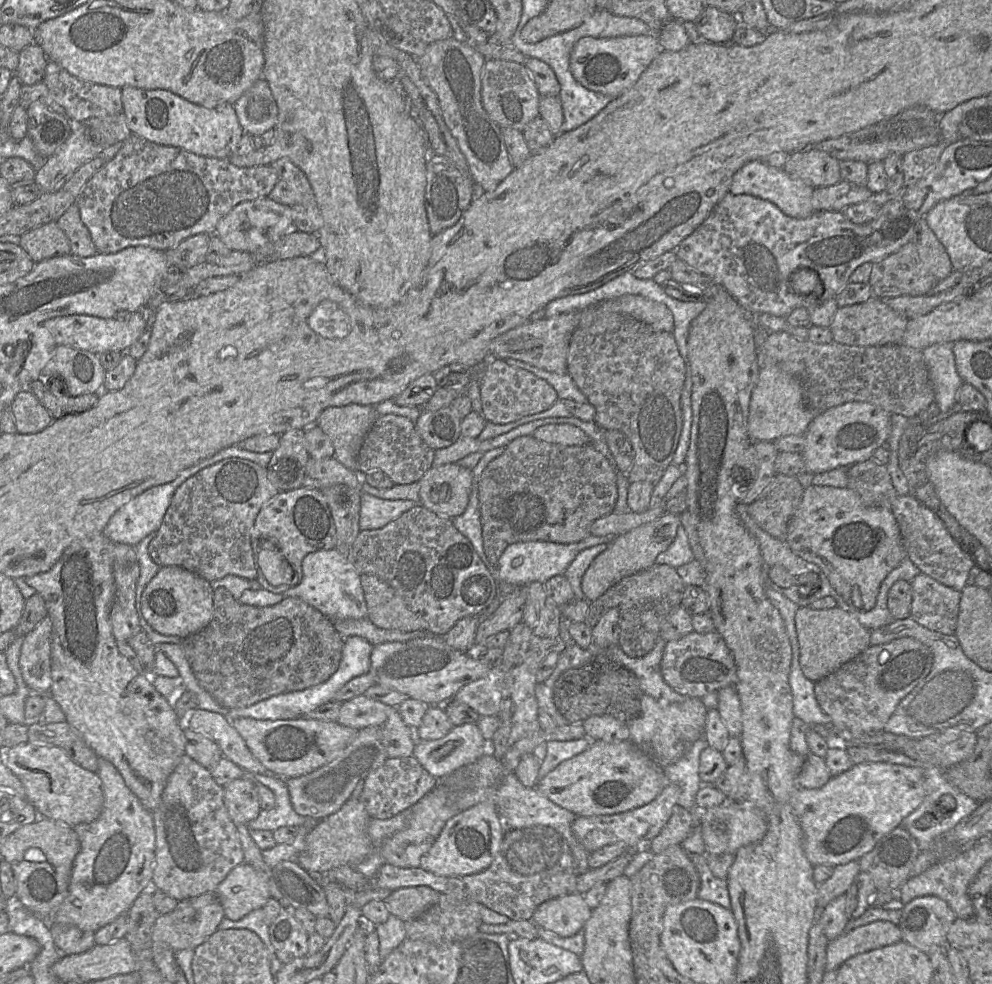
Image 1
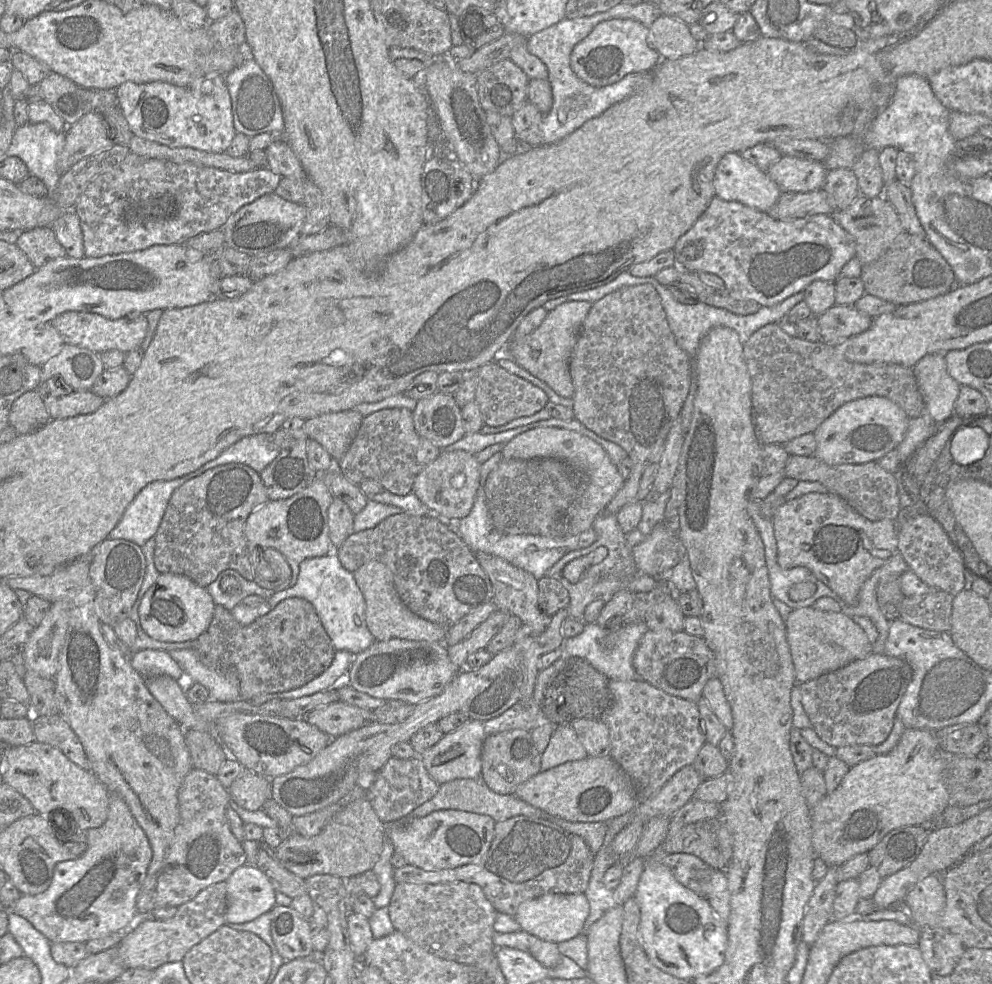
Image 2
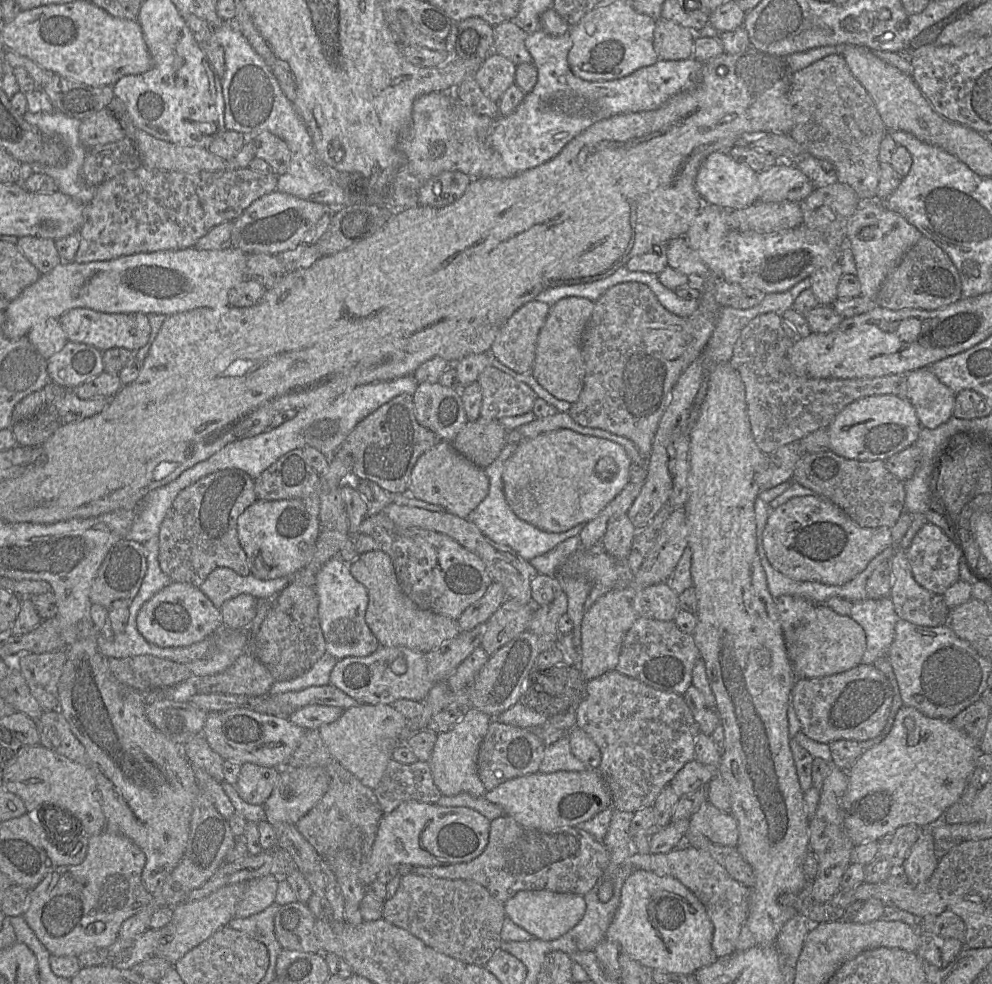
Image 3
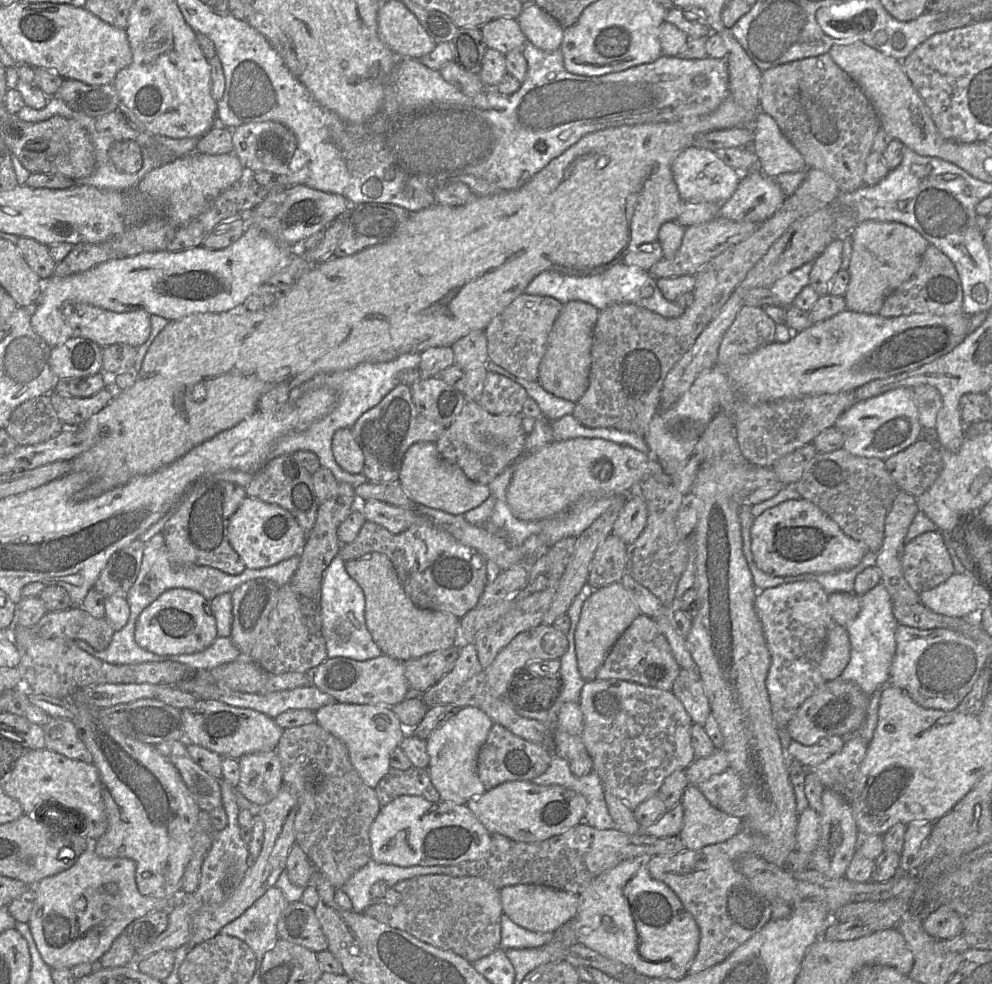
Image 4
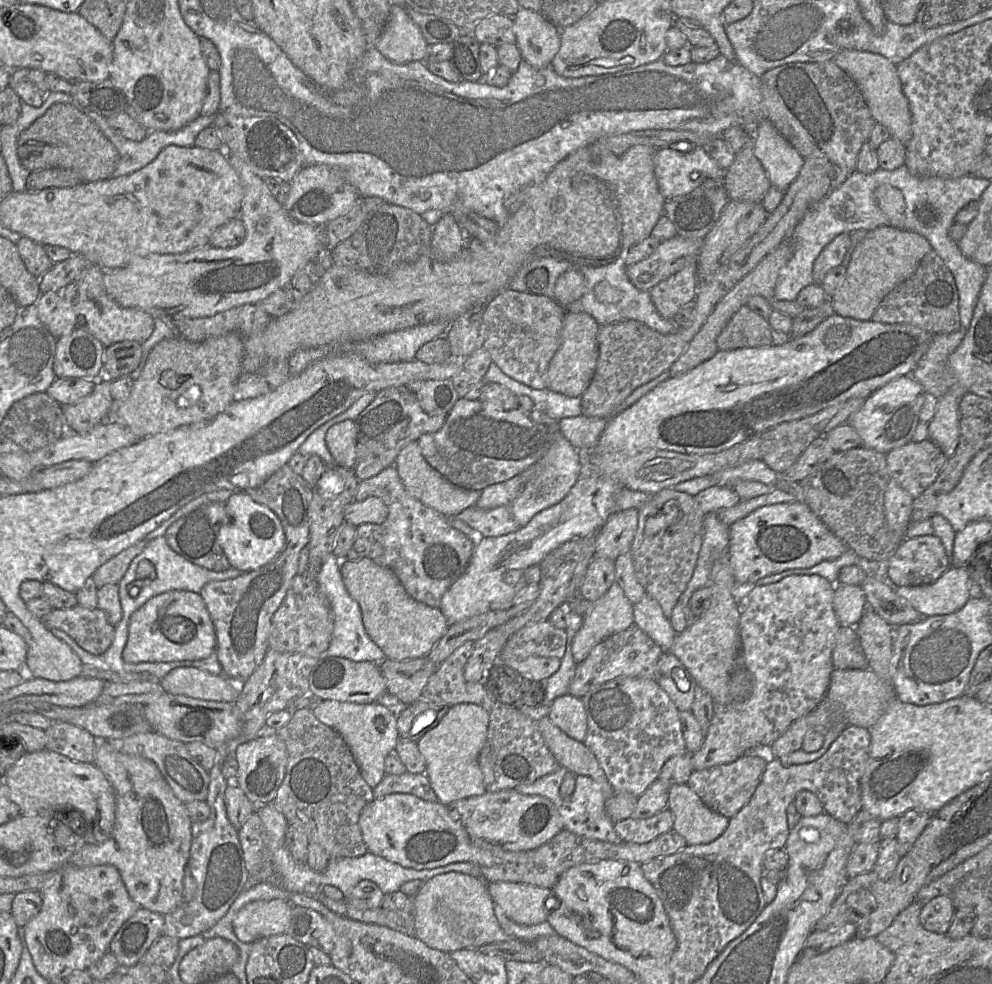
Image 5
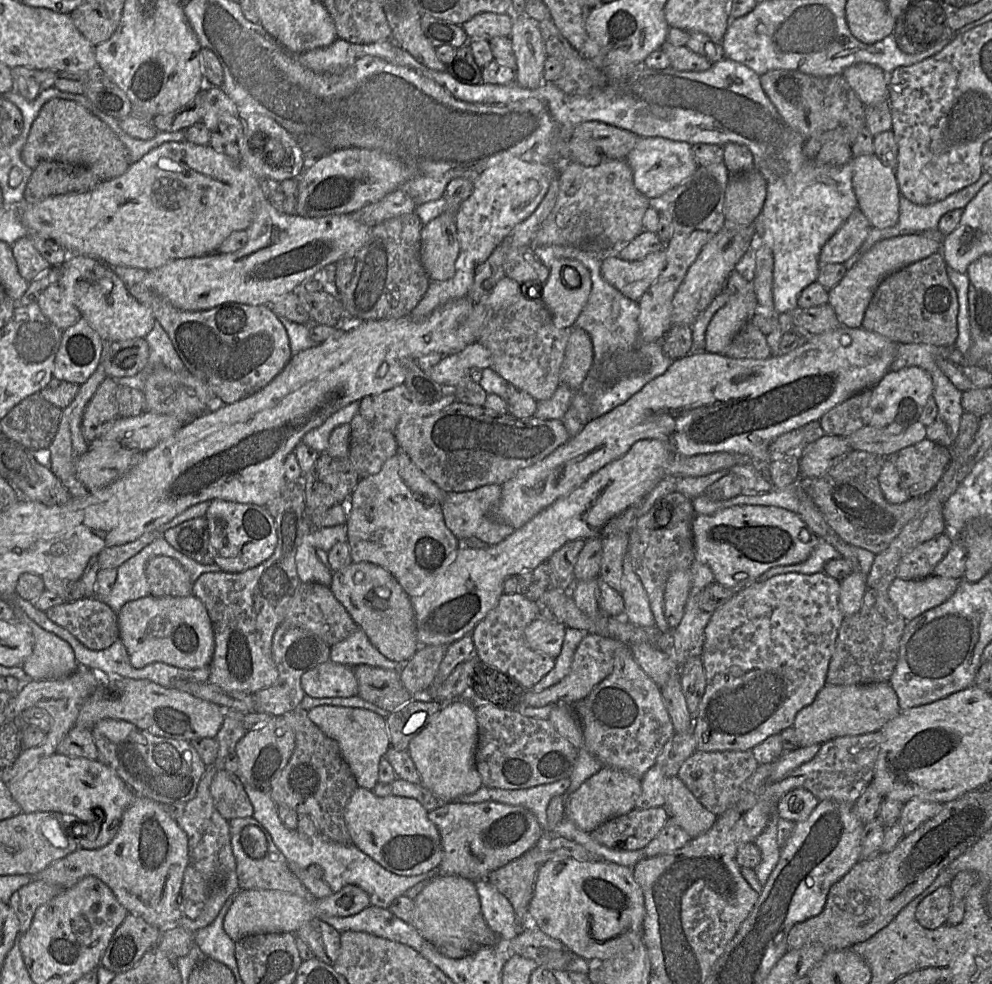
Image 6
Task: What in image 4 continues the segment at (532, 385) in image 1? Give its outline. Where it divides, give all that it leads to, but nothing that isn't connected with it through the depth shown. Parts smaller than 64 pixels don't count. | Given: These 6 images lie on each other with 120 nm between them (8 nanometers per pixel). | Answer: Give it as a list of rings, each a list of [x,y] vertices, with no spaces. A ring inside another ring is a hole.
[[[487,371],[478,403],[491,414],[522,415],[527,398],[529,395],[521,385],[503,375]]]

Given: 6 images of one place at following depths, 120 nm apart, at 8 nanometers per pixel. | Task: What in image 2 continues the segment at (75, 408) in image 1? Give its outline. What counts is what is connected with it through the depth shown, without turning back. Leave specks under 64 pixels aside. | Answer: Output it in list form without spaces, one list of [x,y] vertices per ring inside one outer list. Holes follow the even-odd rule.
[[[43,380],[35,389],[43,399],[50,419],[90,414],[98,410],[105,401],[91,390],[65,392],[64,387],[56,381]]]

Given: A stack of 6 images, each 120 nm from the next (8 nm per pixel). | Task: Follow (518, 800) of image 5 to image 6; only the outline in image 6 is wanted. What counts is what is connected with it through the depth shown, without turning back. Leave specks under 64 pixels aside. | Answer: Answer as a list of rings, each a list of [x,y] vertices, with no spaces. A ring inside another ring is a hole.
[[[457,801],[441,803],[435,809],[428,811],[428,818],[437,827],[442,845],[442,859],[438,875],[457,875],[477,881],[487,880],[488,875],[512,860],[519,858],[532,848],[542,835],[542,828],[535,815],[521,806],[513,806],[495,801],[481,803],[460,803]]]

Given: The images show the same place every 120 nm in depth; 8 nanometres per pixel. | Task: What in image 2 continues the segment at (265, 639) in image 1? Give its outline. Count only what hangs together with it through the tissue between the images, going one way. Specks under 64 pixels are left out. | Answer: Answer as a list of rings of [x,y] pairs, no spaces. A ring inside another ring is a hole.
[[[299,597],[286,598],[248,625],[237,622],[231,611],[216,605],[208,628],[193,641],[199,660],[216,670],[232,670],[239,680],[240,700],[299,688],[332,663],[336,649],[313,605]]]

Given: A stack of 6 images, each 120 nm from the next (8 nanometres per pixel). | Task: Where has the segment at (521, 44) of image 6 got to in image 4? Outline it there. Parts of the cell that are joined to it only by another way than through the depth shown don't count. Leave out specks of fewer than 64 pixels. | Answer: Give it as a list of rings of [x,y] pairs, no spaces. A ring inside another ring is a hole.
[[[535,3],[525,5],[517,18],[526,40],[542,51],[557,50],[564,27]]]

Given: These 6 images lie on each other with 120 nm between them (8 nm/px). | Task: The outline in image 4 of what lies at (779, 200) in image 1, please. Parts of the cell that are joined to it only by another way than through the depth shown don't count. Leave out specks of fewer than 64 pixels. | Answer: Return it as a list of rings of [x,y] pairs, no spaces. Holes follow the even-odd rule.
[[[690,146],[672,162],[671,171],[683,201],[707,201],[722,203],[737,189],[743,174],[725,164],[715,151]]]

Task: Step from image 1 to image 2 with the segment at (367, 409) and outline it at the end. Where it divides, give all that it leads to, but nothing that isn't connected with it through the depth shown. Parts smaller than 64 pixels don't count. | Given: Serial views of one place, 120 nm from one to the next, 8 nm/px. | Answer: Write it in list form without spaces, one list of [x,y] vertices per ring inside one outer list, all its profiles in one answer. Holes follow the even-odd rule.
[[[355,409],[328,412],[305,419],[302,430],[338,461],[351,445],[363,418]]]

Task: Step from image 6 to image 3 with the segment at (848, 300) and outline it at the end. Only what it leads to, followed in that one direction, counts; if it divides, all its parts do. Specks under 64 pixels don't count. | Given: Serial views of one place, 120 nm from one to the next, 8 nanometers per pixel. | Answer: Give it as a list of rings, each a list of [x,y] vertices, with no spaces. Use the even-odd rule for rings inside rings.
[[[860,201],[860,206],[848,221],[846,231],[846,244],[852,250],[855,276],[860,283],[860,296],[874,299],[888,274],[922,236],[905,218],[884,208],[879,201]]]

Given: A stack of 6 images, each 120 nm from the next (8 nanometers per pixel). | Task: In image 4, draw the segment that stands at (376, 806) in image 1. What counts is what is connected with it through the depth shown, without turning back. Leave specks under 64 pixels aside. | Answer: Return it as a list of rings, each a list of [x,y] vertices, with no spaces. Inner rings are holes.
[[[412,766],[407,770],[389,769],[375,787],[382,806],[401,795],[422,796],[429,801],[439,801],[440,794],[433,786],[428,768]]]

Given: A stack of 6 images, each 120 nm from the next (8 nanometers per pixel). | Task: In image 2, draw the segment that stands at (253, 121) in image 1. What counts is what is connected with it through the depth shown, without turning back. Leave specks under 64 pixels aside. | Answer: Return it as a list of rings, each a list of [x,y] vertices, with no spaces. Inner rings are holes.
[[[254,57],[246,59],[225,76],[231,97],[234,127],[237,132],[248,137],[261,133],[271,133],[282,138],[285,122],[280,100],[273,84]]]

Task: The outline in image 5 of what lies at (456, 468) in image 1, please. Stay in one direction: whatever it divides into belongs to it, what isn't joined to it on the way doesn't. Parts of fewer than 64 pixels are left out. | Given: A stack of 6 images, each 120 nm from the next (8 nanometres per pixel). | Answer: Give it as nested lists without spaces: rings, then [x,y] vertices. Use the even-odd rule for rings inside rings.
[[[416,441],[406,444],[396,457],[394,466],[406,490],[424,505],[448,516],[455,516],[464,509],[476,505],[481,492],[457,487],[429,465]]]

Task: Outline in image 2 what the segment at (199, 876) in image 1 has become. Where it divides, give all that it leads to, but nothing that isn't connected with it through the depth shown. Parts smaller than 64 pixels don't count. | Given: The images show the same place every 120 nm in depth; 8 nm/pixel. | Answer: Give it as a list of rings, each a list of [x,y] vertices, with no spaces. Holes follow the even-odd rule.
[[[192,768],[186,775],[178,792],[180,819],[174,831],[172,845],[158,876],[154,910],[163,906],[179,907],[194,899],[208,886],[226,881],[237,868],[246,865],[245,851],[232,833],[226,815],[230,801],[228,789],[221,784],[216,775],[196,768]]]

